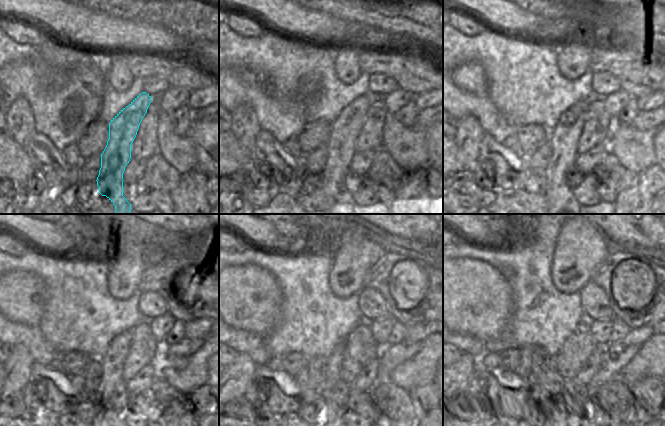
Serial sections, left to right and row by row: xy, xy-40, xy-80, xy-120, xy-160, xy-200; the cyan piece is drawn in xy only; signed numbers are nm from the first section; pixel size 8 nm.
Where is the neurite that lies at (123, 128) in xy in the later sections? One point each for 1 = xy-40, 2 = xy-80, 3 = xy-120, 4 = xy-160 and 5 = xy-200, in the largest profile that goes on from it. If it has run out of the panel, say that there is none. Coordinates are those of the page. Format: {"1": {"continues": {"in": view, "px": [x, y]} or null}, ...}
{"1": {"continues": {"in": "xy-40", "px": [344, 131]}}, "2": {"continues": {"in": "xy-80", "px": [564, 138]}}, "3": {"continues": {"in": "xy-120", "px": [112, 362]}}, "4": {"continues": {"in": "xy-160", "px": [330, 417]}}, "5": {"continues": {"in": "xy-200", "px": [552, 417]}}}

